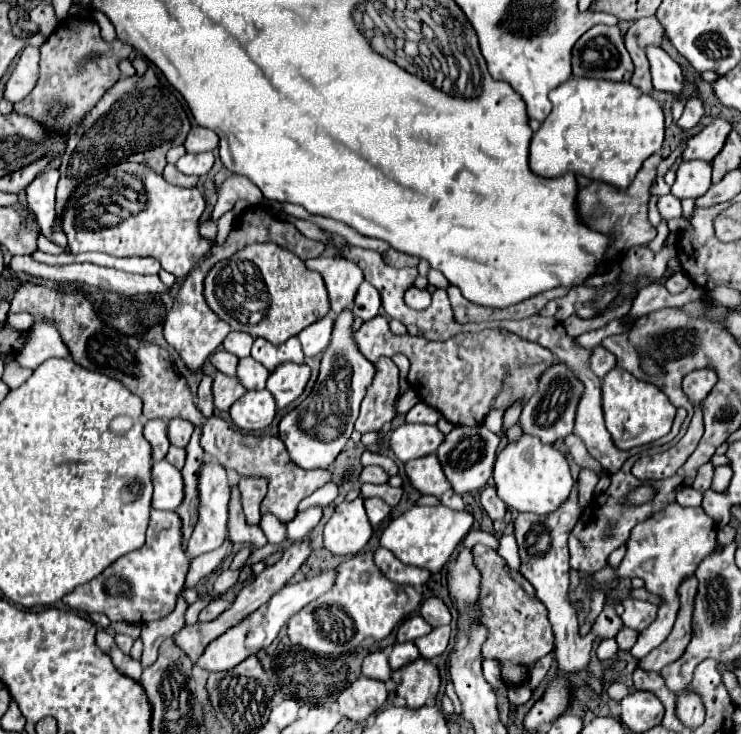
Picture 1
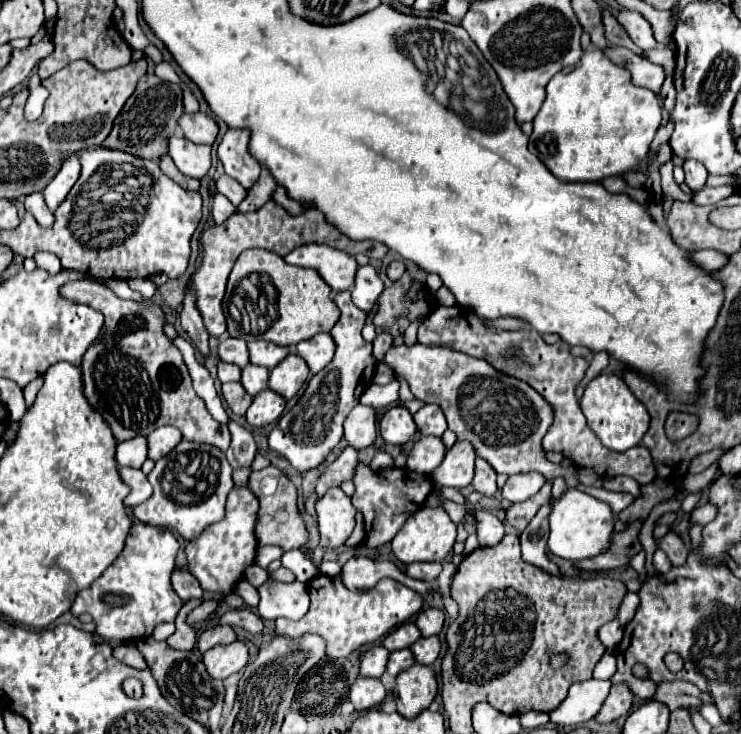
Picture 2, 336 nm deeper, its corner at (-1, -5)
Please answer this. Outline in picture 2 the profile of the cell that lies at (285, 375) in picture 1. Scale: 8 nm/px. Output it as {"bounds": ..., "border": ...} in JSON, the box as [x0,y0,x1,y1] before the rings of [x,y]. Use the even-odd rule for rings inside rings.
{"bounds":[270,353,310,399],"border":[[[290,353],[286,359],[282,359],[282,363],[278,363],[272,369],[270,389],[276,391],[278,395],[282,395],[284,399],[292,399],[298,393],[298,389],[304,385],[308,373],[310,373],[310,369],[308,369],[306,361],[300,355]]]}

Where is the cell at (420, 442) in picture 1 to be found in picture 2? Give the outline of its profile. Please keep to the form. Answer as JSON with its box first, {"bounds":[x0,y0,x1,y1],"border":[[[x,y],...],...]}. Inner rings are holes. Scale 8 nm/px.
{"bounds":[378,407,418,447],"border":[[[390,407],[384,413],[378,427],[380,427],[380,435],[386,443],[400,445],[400,447],[408,445],[414,439],[416,431],[418,431],[410,411],[404,409],[404,407]]]}

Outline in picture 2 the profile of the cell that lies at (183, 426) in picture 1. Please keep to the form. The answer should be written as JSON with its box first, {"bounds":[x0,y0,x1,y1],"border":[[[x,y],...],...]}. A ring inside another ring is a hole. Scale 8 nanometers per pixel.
{"bounds":[148,425,182,461],"border":[[[168,425],[158,427],[148,435],[148,457],[158,461],[164,455],[168,455],[180,441],[182,441],[182,435],[180,431],[176,431],[176,427],[168,427]]]}

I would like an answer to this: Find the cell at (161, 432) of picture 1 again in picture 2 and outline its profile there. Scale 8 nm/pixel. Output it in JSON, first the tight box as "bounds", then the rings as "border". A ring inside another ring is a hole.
{"bounds":[116,435,148,467],"border":[[[138,435],[130,441],[124,441],[116,449],[116,461],[122,467],[142,467],[142,463],[148,457],[148,443],[144,435]]]}

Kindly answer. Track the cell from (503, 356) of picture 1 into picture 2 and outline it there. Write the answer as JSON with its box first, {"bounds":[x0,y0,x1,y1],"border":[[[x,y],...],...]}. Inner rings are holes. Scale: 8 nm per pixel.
{"bounds":[384,343,632,515],"border":[[[422,343],[392,345],[384,353],[384,363],[396,373],[396,377],[408,381],[416,399],[440,405],[448,421],[448,429],[454,431],[458,439],[472,441],[478,457],[486,459],[496,473],[514,475],[540,471],[548,483],[554,483],[554,479],[562,477],[568,487],[576,487],[608,503],[614,515],[632,503],[632,495],[586,487],[578,481],[576,467],[562,467],[544,459],[546,453],[542,439],[552,423],[552,407],[528,383],[496,371],[492,365],[484,363],[484,359],[464,355],[448,347],[424,347]]]}

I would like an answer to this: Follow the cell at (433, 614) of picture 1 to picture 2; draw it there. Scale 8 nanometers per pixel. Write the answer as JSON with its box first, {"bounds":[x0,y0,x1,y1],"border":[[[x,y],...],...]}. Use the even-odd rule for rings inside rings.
{"bounds":[416,609,444,637],"border":[[[424,609],[416,617],[416,625],[418,625],[422,637],[438,635],[444,627],[444,613],[440,609]]]}

